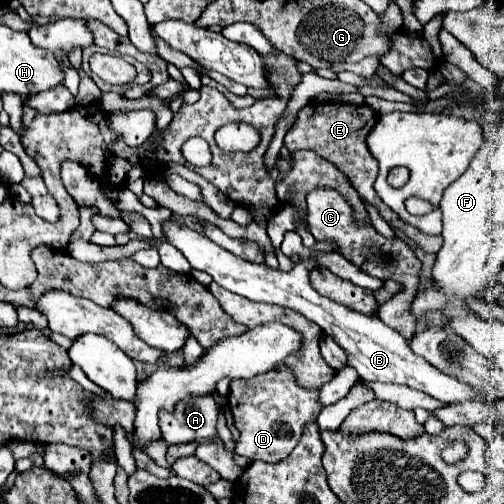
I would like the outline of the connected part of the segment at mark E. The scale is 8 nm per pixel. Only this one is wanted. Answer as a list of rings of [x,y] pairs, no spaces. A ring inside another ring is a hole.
[[[343,103],[307,105],[307,107],[303,107],[299,111],[297,123],[285,135],[285,147],[291,153],[293,151],[299,151],[299,149],[309,149],[309,151],[319,153],[323,159],[331,161],[351,181],[351,185],[357,189],[357,193],[365,201],[369,201],[369,203],[373,203],[375,207],[381,209],[381,215],[383,215],[383,219],[387,223],[391,223],[397,229],[401,229],[409,239],[417,241],[423,251],[437,253],[441,249],[441,243],[443,243],[441,237],[425,235],[425,233],[417,231],[415,227],[403,223],[397,217],[397,213],[393,213],[389,207],[385,207],[381,203],[381,199],[377,199],[377,193],[375,193],[373,184],[377,177],[379,167],[377,161],[367,151],[367,143],[365,143],[365,137],[373,129],[375,123],[377,123],[377,113],[369,105],[359,105],[359,107],[355,107],[355,105],[343,105]]]

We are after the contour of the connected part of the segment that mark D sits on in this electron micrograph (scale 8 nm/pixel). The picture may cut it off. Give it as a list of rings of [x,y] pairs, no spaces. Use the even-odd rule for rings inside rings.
[[[281,367],[249,381],[233,381],[229,391],[229,409],[233,413],[235,427],[241,431],[235,451],[251,461],[279,463],[293,451],[303,429],[317,421],[323,405],[319,403],[319,389],[301,387],[293,371],[289,367]]]

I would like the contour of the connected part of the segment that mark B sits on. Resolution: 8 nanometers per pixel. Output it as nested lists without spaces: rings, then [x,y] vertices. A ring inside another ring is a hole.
[[[163,221],[163,231],[165,231],[167,241],[173,243],[177,249],[181,249],[181,253],[187,257],[187,261],[191,263],[193,269],[209,273],[215,283],[229,289],[231,293],[237,293],[251,301],[273,303],[273,305],[293,309],[297,313],[303,313],[309,321],[317,323],[325,333],[333,335],[335,343],[347,353],[349,365],[359,373],[361,379],[381,381],[381,383],[403,383],[403,385],[409,385],[413,389],[419,389],[419,391],[439,399],[441,403],[463,403],[463,401],[473,401],[473,399],[481,397],[481,391],[477,391],[477,387],[469,387],[469,383],[461,383],[457,377],[437,371],[437,367],[433,367],[431,363],[427,363],[425,359],[415,355],[407,345],[407,339],[401,333],[387,327],[385,323],[381,323],[379,317],[369,317],[369,315],[363,315],[357,311],[349,311],[345,305],[339,305],[331,299],[321,297],[309,285],[307,275],[315,267],[311,261],[297,263],[293,267],[293,271],[283,273],[279,269],[267,267],[265,263],[257,265],[257,263],[245,261],[245,259],[221,249],[211,239],[201,237],[197,231],[179,227],[173,221]]]

